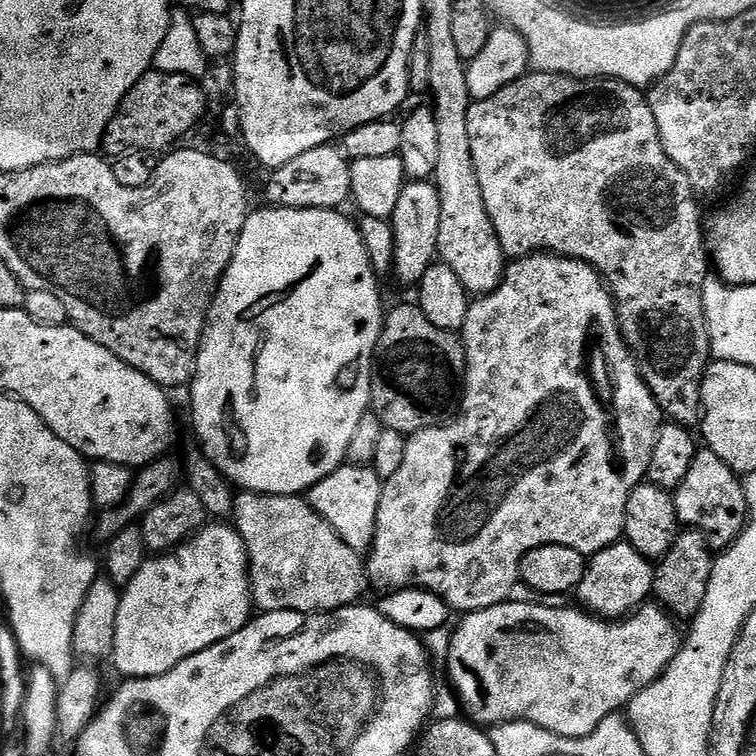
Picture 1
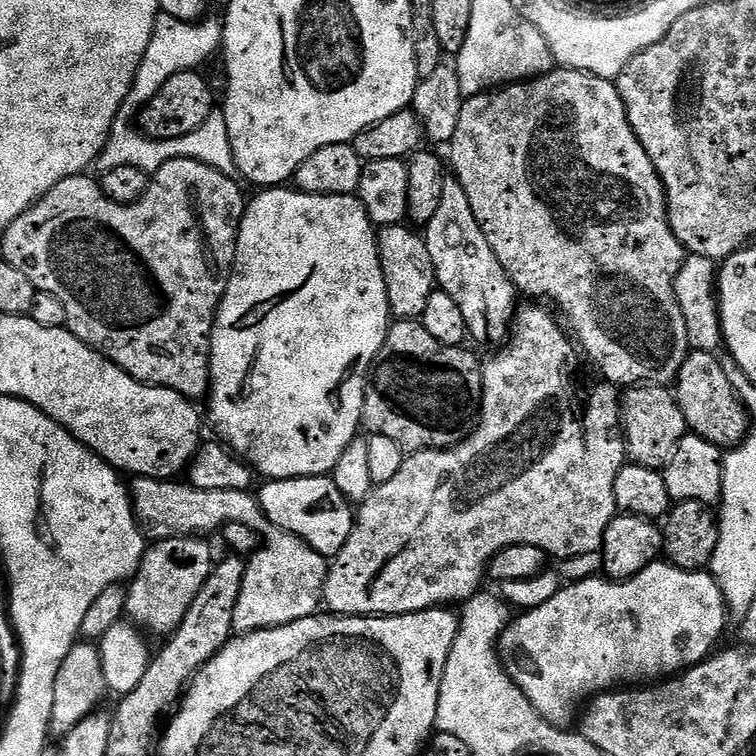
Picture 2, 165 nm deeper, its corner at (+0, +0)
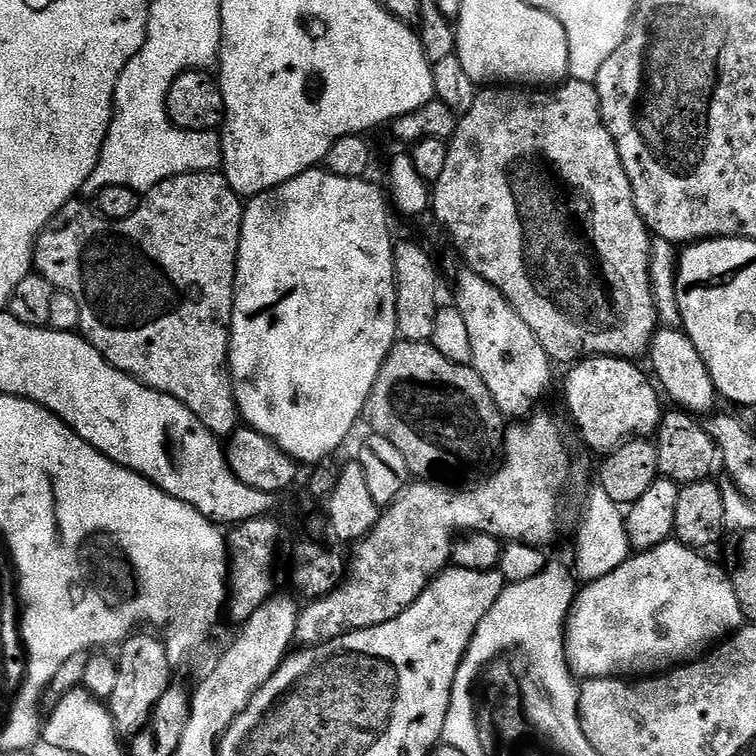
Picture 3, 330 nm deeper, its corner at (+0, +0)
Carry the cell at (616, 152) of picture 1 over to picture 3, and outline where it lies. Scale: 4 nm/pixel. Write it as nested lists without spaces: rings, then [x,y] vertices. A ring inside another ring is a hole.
[[[569,79],[567,82],[561,83],[551,90],[529,90],[524,86],[485,87],[474,98],[474,106],[470,106],[470,110],[459,117],[456,133],[453,134],[451,140],[447,141],[447,145],[446,166],[443,168],[442,174],[434,181],[434,187],[430,192],[431,215],[436,215],[437,222],[448,231],[449,238],[456,243],[457,250],[464,255],[464,260],[468,263],[465,265],[471,271],[477,272],[482,278],[486,278],[486,282],[490,282],[490,286],[494,286],[510,302],[510,306],[514,308],[518,314],[518,318],[522,318],[522,322],[526,322],[526,326],[534,332],[534,338],[538,338],[538,342],[542,342],[542,350],[546,350],[548,359],[557,365],[564,364],[563,366],[571,366],[578,360],[589,360],[591,356],[616,356],[620,360],[635,361],[637,358],[640,358],[636,356],[642,355],[643,352],[645,355],[652,347],[652,336],[658,331],[658,323],[656,324],[656,300],[652,297],[652,280],[648,277],[648,267],[652,264],[651,242],[653,243],[653,241],[650,239],[650,233],[648,227],[644,224],[644,219],[638,214],[638,210],[632,201],[632,187],[630,186],[630,180],[626,174],[626,170],[618,158],[618,150],[604,126],[604,121],[600,118],[600,103],[598,102],[595,87],[592,84],[574,79]]]

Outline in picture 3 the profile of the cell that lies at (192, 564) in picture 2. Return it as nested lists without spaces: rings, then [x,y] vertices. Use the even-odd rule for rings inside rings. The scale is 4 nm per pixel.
[[[140,630],[129,635],[124,643],[119,645],[116,669],[118,682],[114,685],[114,694],[107,700],[108,712],[114,718],[116,731],[121,737],[131,738],[142,731],[152,716],[158,698],[173,681],[174,665],[168,661],[168,651],[163,639],[148,630]]]

